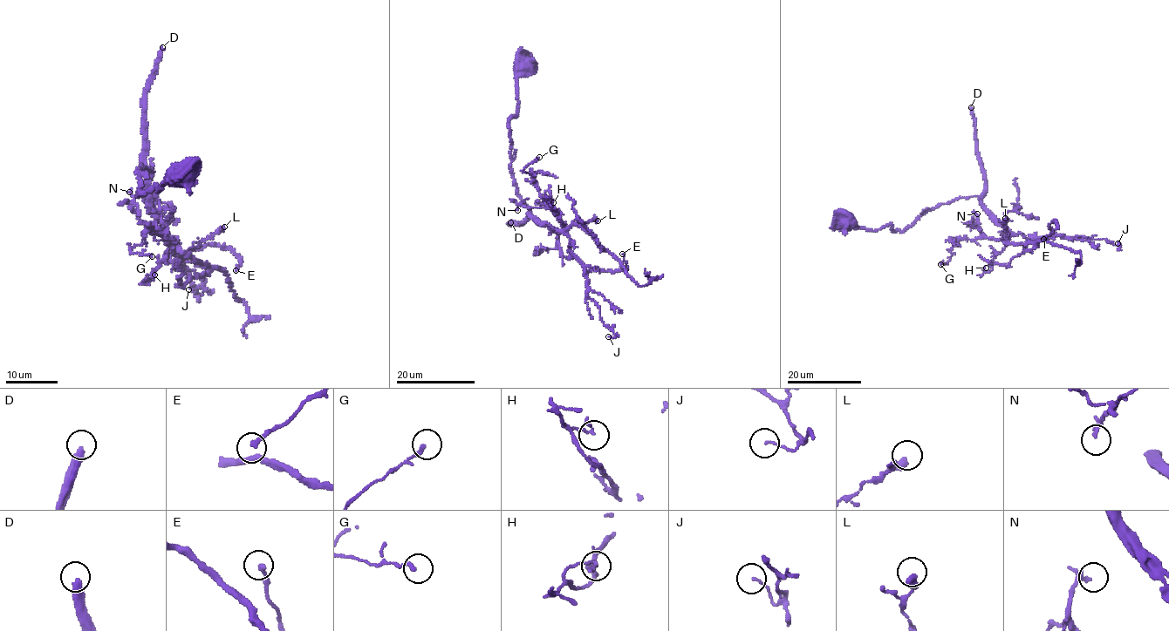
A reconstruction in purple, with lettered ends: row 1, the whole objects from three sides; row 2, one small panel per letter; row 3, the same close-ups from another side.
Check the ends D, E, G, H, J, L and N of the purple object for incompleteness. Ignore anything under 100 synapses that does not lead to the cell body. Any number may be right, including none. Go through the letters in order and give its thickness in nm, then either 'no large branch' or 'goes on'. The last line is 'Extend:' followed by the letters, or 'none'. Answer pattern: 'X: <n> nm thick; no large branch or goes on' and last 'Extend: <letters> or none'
D: 360 nm thick; goes on
E: 240 nm thick; no large branch
G: 200 nm thick; no large branch
H: 150 nm thick; no large branch
J: 100 nm thick; no large branch
L: 360 nm thick; no large branch
N: 160 nm thick; no large branch
Extend: D

